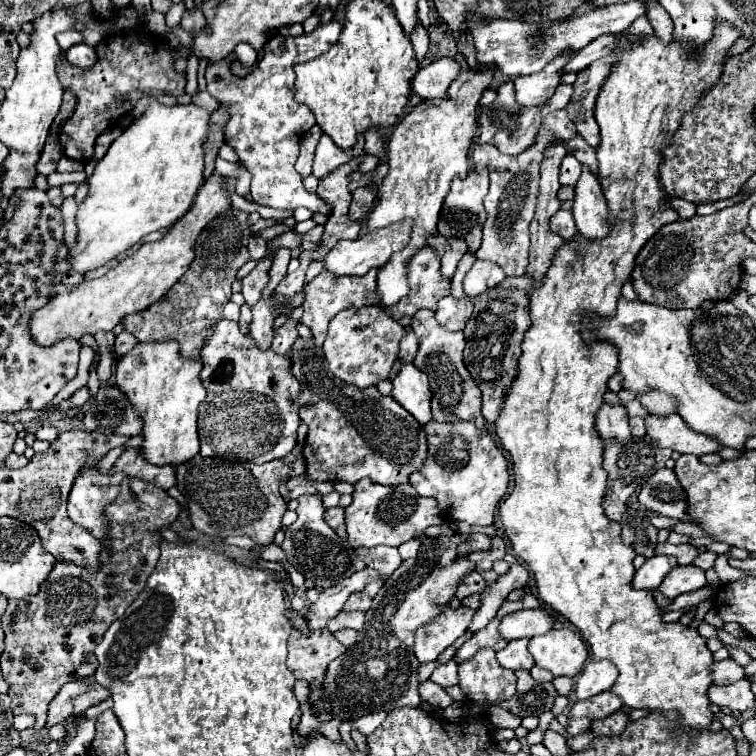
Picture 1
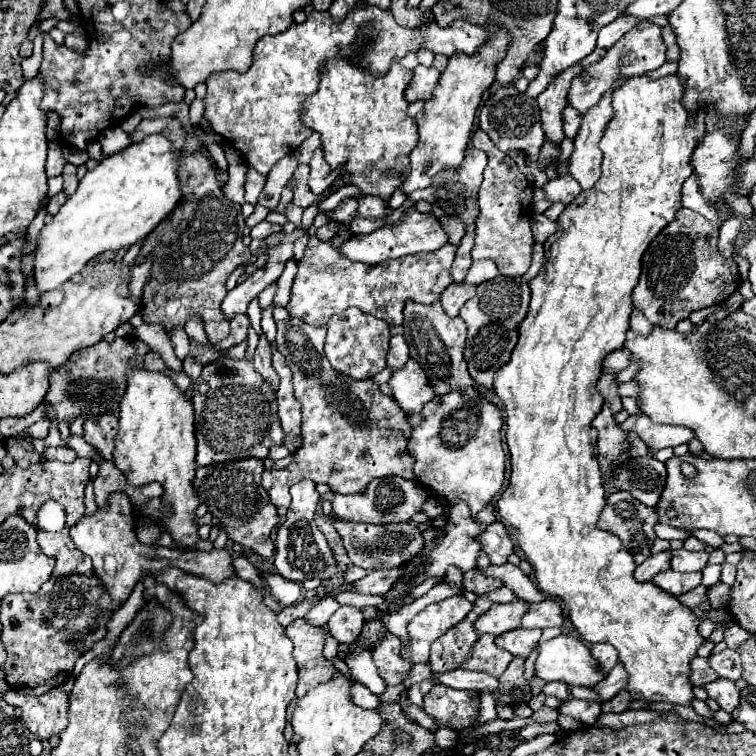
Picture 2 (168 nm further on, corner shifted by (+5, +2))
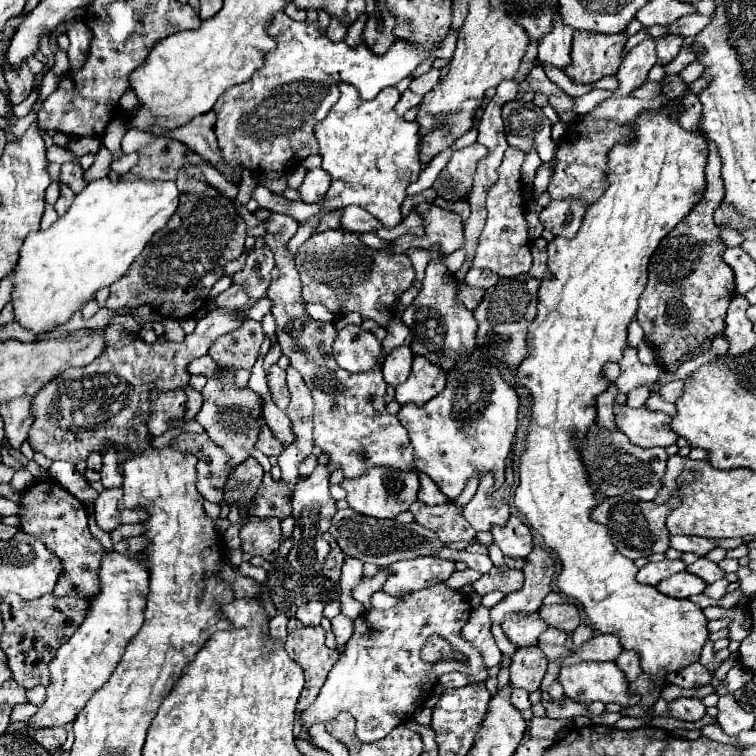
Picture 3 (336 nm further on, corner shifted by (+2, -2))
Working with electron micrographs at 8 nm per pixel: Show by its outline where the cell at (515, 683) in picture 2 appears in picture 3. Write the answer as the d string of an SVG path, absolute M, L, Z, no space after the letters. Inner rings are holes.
M538 647L516 649L512 663L510 663L512 687L522 687L528 693L538 691L546 675L546 667L548 667L548 661Z

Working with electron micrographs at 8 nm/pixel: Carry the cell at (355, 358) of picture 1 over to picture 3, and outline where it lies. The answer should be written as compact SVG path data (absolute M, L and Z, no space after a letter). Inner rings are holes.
M348 325L338 331L334 341L334 359L338 365L350 373L368 371L376 365L382 353L380 341L358 325Z

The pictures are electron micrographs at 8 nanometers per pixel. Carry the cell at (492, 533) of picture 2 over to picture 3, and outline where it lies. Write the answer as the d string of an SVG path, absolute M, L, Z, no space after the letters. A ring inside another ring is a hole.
M512 515L504 527L494 525L492 535L494 535L494 543L502 549L504 555L524 559L532 549L532 543L530 543L532 531L518 515Z

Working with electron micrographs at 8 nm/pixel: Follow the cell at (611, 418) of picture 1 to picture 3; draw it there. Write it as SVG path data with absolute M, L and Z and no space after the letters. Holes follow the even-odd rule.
M626 345L624 347L624 357L620 361L620 377L614 381L622 393L628 393L640 385L654 383L658 375L662 373L660 367L648 367L638 361L636 357L636 347Z

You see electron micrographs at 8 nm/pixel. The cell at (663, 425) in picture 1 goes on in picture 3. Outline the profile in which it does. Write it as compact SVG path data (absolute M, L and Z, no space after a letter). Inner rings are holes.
M620 405L616 409L616 425L634 445L644 449L648 447L668 447L674 445L678 435L672 429L658 429L663 424L669 423L669 415L662 411L650 411L646 405L632 409L628 405Z

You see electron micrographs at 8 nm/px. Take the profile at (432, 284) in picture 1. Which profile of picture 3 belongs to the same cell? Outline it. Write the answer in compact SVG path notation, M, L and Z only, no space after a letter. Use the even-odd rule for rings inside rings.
M330 229L314 233L296 255L298 273L302 279L302 297L308 303L322 303L336 317L360 313L364 319L374 319L386 327L395 316L399 297L412 285L414 267L408 255L390 255L384 249L374 249L360 241L358 233Z

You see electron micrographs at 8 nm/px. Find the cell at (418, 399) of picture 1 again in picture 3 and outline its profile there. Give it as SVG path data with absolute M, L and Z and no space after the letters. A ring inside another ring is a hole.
M414 355L412 371L406 383L396 387L396 401L400 405L412 401L416 405L424 405L432 397L436 397L446 385L446 375L438 365L432 365L428 359Z

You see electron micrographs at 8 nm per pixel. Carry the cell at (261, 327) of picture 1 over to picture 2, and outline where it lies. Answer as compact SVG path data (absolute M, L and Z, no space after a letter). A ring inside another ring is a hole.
M259 335L259 345L255 349L255 357L253 357L253 367L273 385L273 389L277 389L279 383L279 375L275 373L275 369L271 367L271 345L265 339L265 335Z

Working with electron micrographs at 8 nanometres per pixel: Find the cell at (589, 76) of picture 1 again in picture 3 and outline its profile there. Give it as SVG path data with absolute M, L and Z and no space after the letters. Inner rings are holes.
M666 35L666 37L660 37L656 41L658 63L660 65L668 65L678 55L678 51L682 49L682 41L684 41L682 35Z

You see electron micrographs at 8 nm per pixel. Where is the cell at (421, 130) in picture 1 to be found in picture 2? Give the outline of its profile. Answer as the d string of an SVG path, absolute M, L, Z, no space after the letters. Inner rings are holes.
M495 27L495 39L487 41L477 53L465 55L455 53L449 57L449 63L433 91L433 99L425 101L425 107L419 115L415 115L419 123L419 141L417 147L411 151L413 161L407 171L407 175L397 175L401 179L401 191L409 197L419 187L429 187L435 173L443 169L457 169L461 167L461 161L465 159L465 149L473 133L475 113L481 103L483 93L493 85L495 81L495 67L499 61L503 61L507 45L511 41L509 33L505 29Z

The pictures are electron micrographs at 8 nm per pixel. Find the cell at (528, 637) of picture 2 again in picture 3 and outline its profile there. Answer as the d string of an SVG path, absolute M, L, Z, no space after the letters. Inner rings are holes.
M538 611L536 613L512 613L512 617L506 617L502 621L504 635L518 647L530 647L546 627L548 625L544 625Z

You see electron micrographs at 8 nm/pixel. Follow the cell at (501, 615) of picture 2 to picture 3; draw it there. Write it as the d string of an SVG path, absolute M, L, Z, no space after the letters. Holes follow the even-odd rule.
M540 545L532 547L532 553L524 559L524 587L518 593L506 595L496 607L490 609L492 623L502 623L506 613L510 611L526 611L532 613L542 605L542 599L552 593L552 577L554 577L554 559Z

